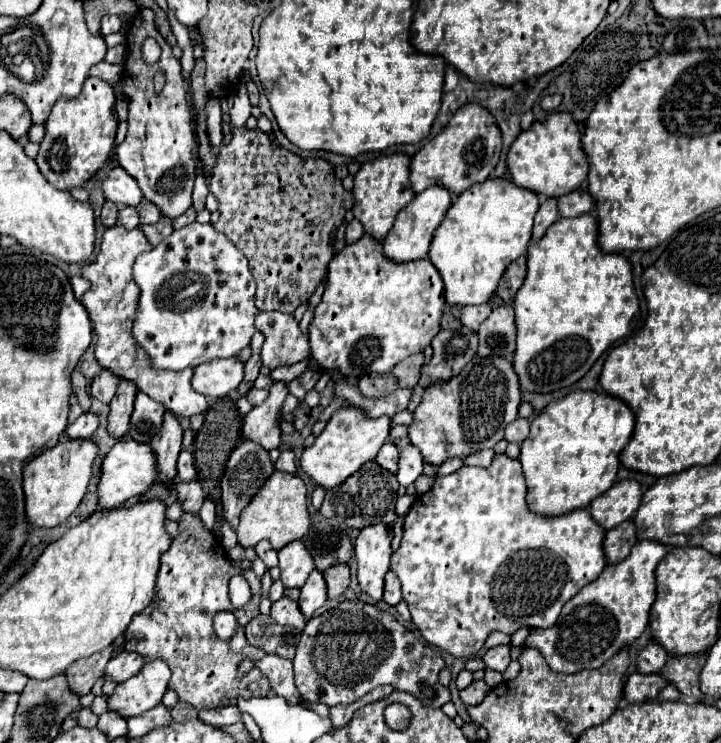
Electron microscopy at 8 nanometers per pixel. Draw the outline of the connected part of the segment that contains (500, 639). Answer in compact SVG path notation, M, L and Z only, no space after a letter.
M495 631L492 632L485 641L485 648L489 649L500 644L508 645L510 644L511 637L503 632Z

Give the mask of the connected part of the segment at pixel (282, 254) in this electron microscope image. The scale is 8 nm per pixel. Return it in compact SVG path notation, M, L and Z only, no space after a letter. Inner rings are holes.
M231 126L231 140L219 152L209 190L217 196L221 212L213 228L223 232L249 260L249 268L257 280L257 308L293 314L323 282L329 260L335 254L331 236L343 224L345 212L353 208L353 194L343 188L333 164L323 158L301 158L281 146L273 146L269 136L261 130Z

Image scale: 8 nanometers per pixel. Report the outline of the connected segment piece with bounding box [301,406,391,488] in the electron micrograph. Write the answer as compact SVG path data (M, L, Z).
M341 406L331 420L327 422L325 430L317 436L315 444L311 448L305 448L301 456L301 468L315 480L315 484L323 488L333 488L341 484L349 474L357 472L365 462L373 460L377 452L381 450L381 444L389 438L391 430L391 418L367 418L361 408L349 408Z

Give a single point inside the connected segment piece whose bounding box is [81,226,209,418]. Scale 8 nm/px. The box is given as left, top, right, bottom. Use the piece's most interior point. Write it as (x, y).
(111, 301)

